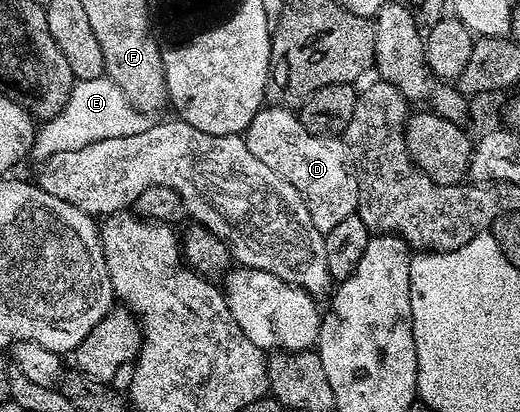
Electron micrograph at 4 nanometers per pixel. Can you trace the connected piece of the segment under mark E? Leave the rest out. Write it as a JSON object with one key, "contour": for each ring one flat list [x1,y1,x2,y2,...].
{"contour":[[81,79,71,90,69,101,61,114,46,120,38,128,30,158,42,161,53,157,55,153,81,149,109,137,133,137,133,133,141,133,148,125,148,116,131,104,129,97,121,93,121,89,112,79]]}

